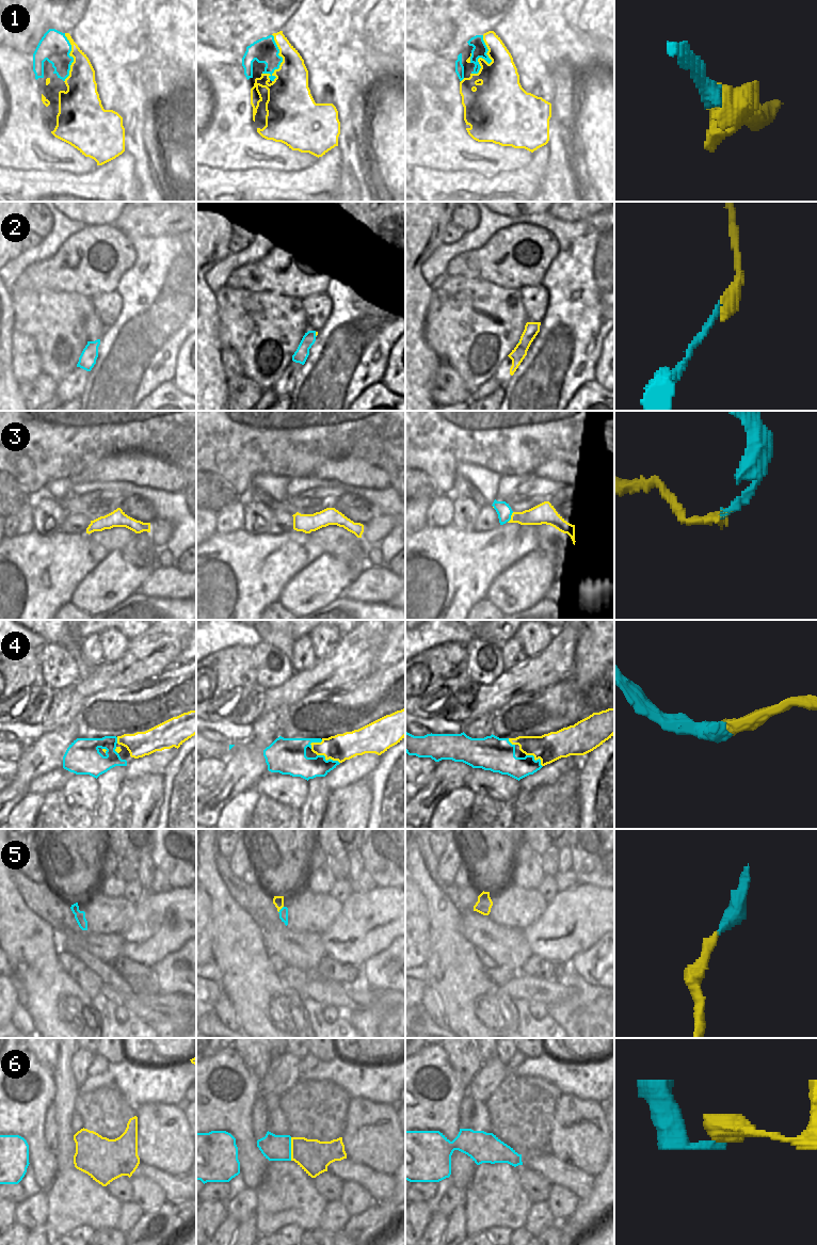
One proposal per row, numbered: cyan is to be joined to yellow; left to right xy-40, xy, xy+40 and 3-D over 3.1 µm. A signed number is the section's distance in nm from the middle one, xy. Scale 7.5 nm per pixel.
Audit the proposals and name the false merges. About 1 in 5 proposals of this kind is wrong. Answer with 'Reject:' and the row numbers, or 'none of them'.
Reject: 3, 6

